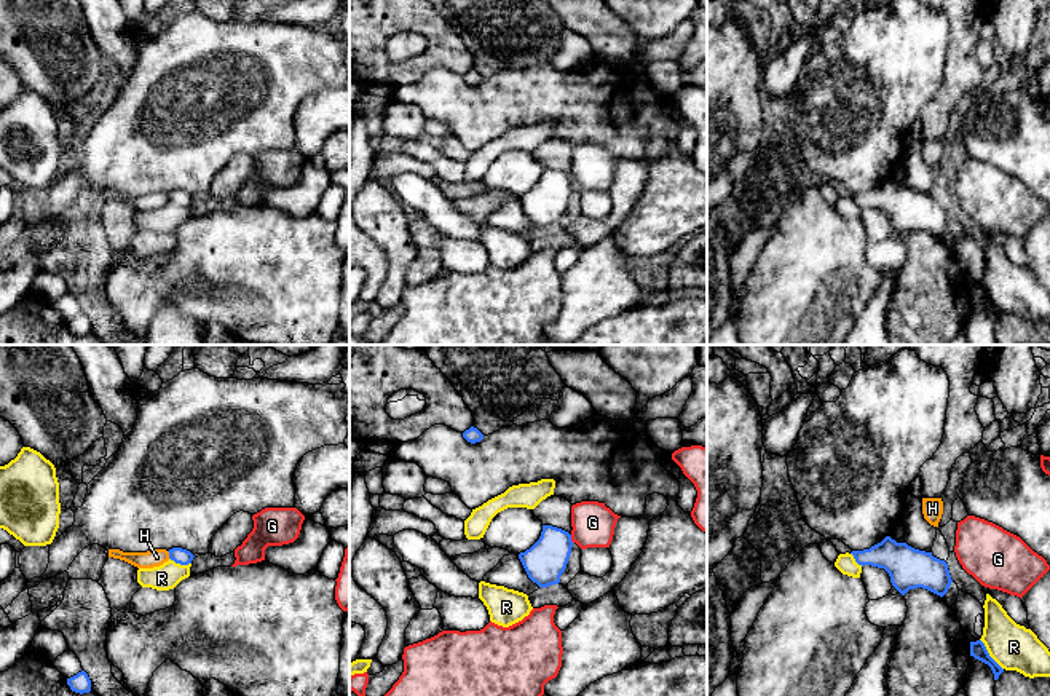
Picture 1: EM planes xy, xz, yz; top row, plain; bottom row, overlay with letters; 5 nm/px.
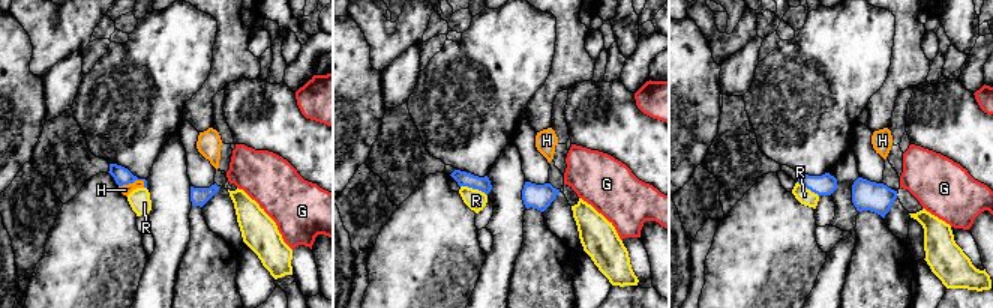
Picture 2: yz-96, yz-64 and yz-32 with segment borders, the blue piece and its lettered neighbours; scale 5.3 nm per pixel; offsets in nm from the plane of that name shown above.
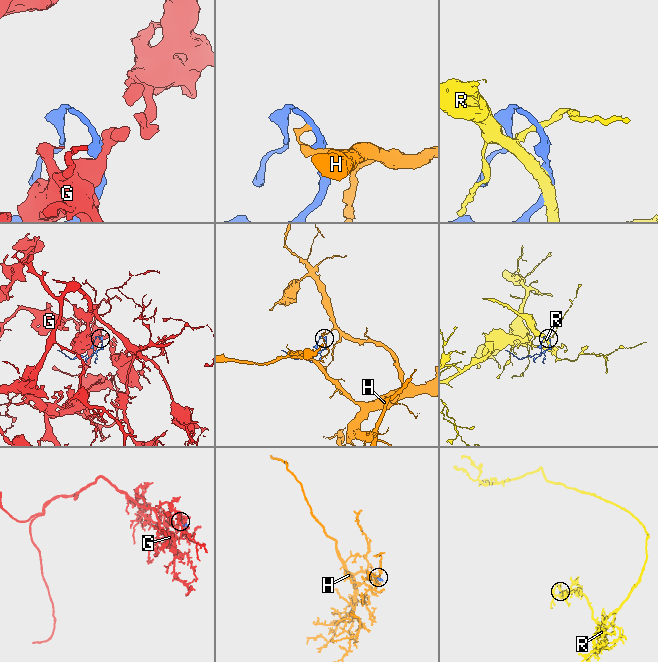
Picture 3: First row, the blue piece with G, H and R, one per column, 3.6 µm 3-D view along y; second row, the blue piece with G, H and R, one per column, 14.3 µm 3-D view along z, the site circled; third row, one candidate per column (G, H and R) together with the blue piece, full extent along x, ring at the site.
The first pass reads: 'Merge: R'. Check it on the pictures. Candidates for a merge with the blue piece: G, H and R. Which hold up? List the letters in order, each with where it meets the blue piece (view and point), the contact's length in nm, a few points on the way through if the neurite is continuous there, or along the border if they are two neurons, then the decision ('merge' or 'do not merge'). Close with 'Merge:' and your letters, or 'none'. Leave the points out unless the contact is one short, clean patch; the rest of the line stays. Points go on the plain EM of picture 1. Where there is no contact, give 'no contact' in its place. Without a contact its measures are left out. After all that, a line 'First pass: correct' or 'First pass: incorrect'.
G: contact xz (570, 181); length 40 nm; border xz (570, 177), (573, 184); do not merge
H: contact xy (169, 197); length 40 nm; border xy (166, 193), (169, 200); do not merge
R: contact yz (988, 297); length 200 nm; do not merge
Merge: none
First pass: incorrect

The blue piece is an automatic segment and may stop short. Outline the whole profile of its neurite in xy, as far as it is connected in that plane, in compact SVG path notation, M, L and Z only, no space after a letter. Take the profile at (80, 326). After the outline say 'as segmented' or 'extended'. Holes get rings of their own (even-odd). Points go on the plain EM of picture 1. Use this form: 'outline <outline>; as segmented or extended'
outline M85 313L67 321L67 327L70 329L72 334L80 335L80 337L91 334L91 322Z; as segmented

